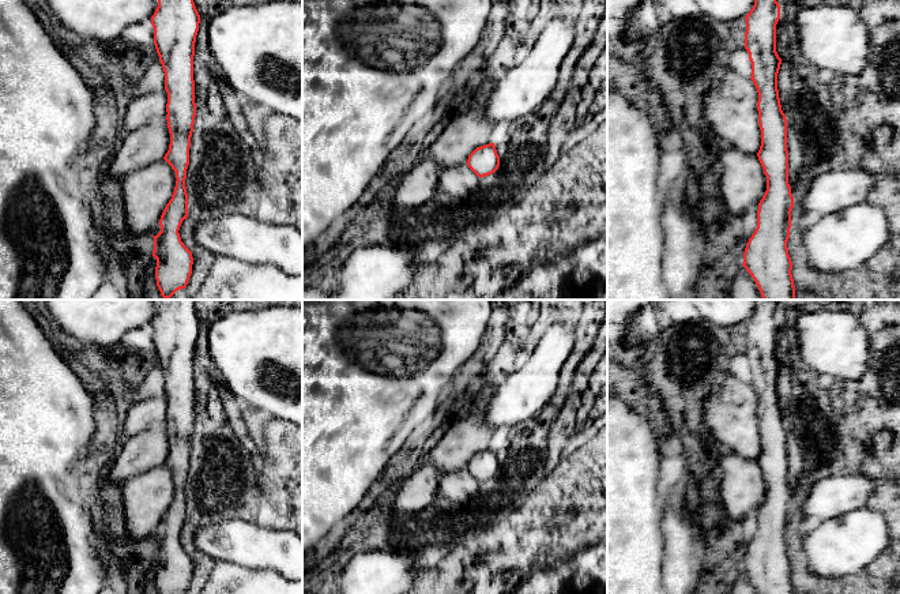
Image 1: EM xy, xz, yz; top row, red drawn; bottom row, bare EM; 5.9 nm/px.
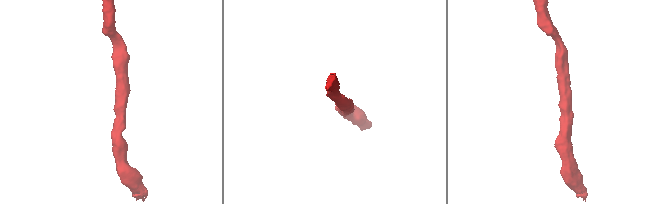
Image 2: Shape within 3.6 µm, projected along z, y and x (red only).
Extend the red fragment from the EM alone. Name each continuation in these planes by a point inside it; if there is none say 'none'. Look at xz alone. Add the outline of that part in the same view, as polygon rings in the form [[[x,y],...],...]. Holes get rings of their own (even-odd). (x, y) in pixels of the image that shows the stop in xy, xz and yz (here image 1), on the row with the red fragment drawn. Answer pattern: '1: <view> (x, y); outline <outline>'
1: xz (459, 181); outline [[[464,163],[441,170],[437,188],[452,199],[460,202],[477,189],[479,181],[481,177]]]

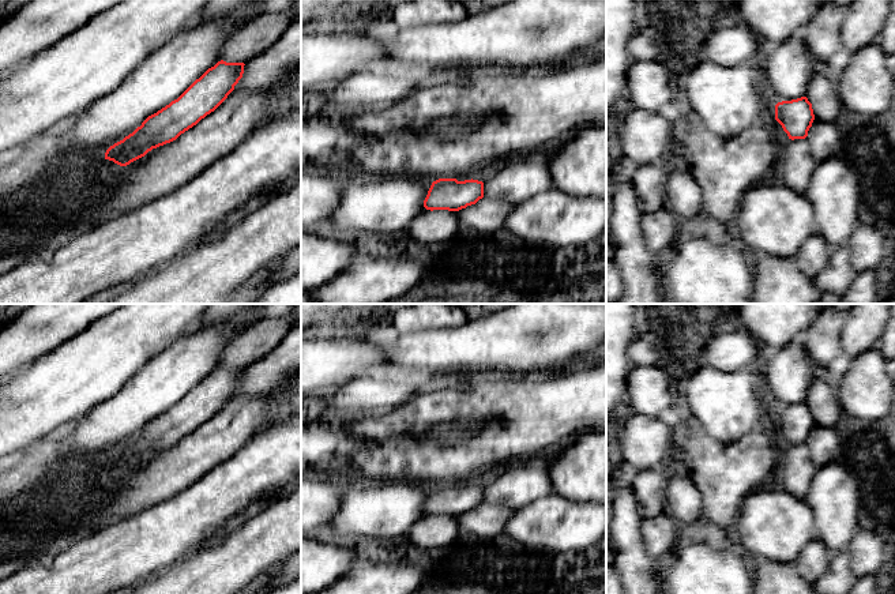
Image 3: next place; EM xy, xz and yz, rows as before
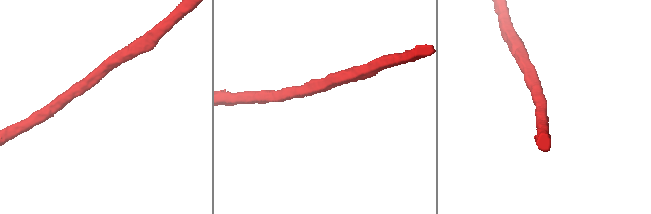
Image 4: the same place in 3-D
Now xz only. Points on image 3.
1: xz (519, 180); outline [[[514,159],[494,177],[484,181],[484,198],[518,204],[553,189],[550,168],[546,162]]]

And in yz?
1: yz (797, 165); outline [[[790,139],[781,153],[778,180],[796,192],[806,195],[816,165],[808,139]]]

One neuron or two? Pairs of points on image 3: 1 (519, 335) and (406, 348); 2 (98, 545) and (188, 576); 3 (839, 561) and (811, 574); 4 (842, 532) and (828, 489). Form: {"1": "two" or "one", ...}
{"1": "one", "2": "two", "3": "two", "4": "one"}

